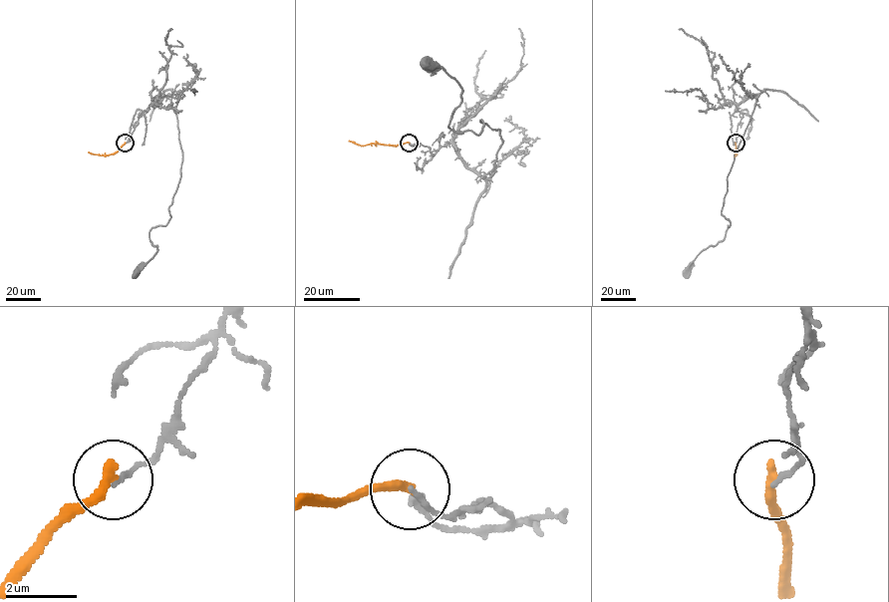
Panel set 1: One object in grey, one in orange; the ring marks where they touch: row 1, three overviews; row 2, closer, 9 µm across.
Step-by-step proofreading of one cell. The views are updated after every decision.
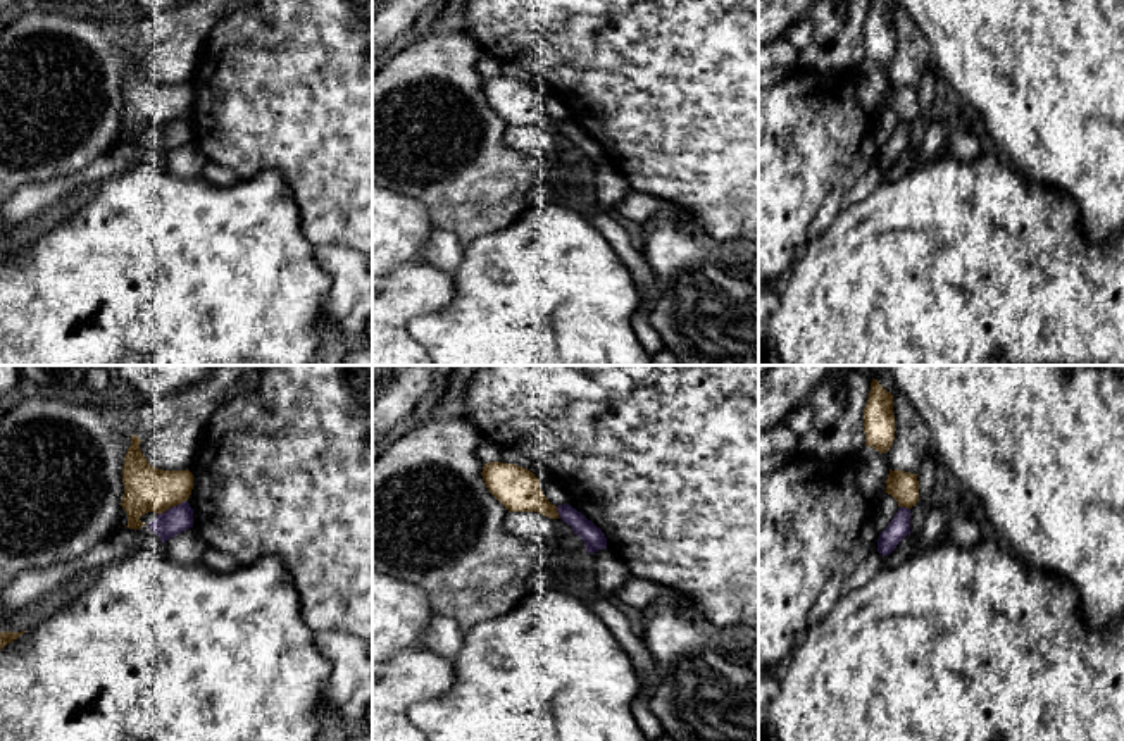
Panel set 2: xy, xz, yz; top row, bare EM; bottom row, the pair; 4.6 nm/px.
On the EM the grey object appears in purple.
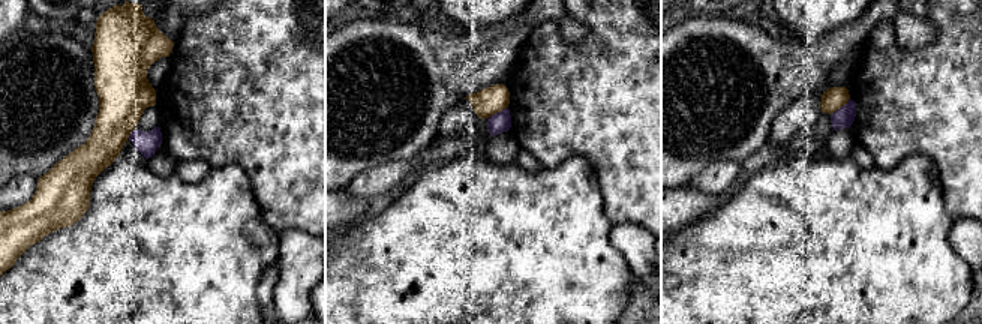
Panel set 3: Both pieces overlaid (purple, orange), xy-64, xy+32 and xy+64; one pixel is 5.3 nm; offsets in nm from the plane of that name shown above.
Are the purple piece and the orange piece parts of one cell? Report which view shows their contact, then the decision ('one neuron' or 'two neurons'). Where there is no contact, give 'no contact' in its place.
xy | two neurons

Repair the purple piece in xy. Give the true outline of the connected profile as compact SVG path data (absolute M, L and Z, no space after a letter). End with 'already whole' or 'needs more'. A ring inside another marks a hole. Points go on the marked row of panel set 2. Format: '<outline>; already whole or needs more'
M183 501L159 514L157 519L147 526L165 543L176 534L193 527L193 508L188 501Z; already whole

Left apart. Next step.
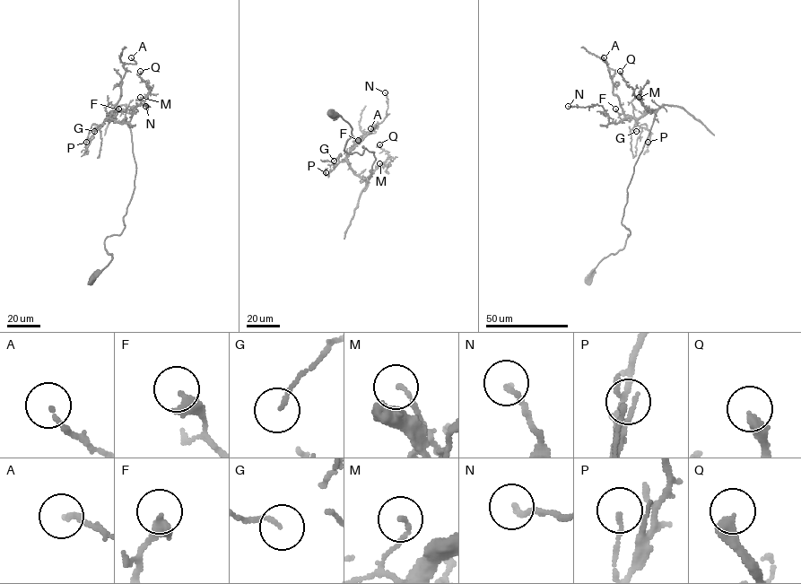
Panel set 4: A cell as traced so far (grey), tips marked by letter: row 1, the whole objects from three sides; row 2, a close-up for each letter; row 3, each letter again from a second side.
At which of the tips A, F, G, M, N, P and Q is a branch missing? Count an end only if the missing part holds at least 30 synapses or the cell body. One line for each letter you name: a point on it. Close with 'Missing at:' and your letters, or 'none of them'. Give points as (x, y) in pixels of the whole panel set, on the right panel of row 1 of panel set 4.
Missing at: none of them

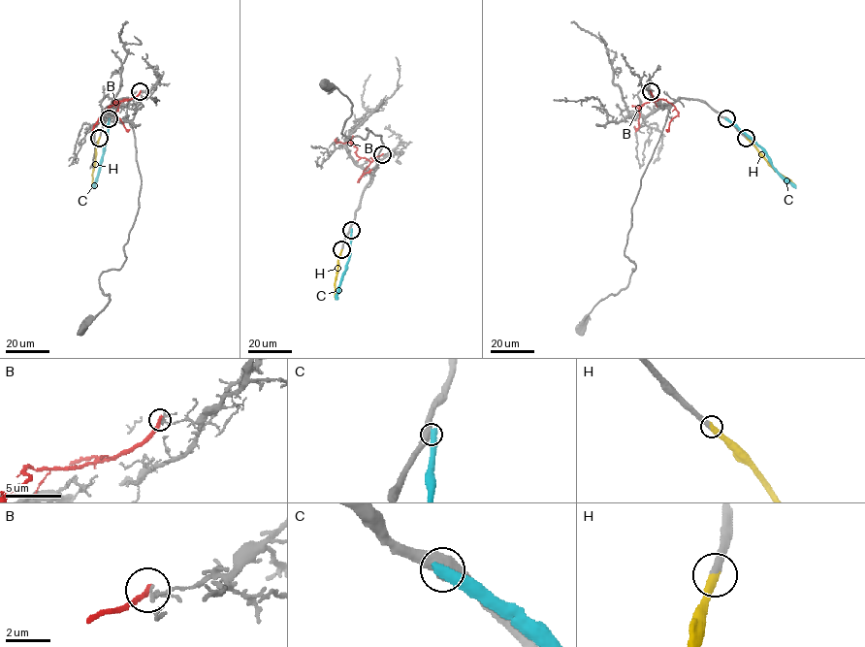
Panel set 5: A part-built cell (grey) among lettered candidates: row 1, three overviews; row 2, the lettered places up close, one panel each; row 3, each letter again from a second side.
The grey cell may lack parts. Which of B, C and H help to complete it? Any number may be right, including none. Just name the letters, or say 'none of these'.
H

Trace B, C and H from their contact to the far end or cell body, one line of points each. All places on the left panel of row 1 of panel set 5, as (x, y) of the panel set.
B: (140, 91), (129, 100), (114, 101), (94, 126)
C: (109, 118), (109, 138), (95, 188)
H: (99, 138), (93, 185)

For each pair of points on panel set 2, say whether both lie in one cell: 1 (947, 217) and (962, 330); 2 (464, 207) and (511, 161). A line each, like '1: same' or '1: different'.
1: same
2: same

